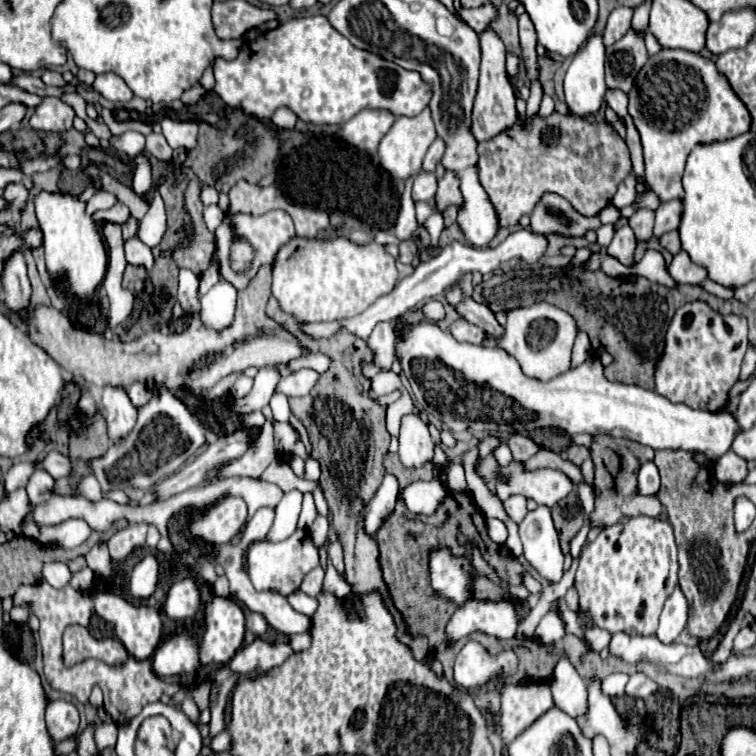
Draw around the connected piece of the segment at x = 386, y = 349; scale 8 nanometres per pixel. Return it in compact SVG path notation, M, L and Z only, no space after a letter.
M378 323L368 339L368 347L374 353L374 365L382 371L390 371L394 363L394 331L390 323Z

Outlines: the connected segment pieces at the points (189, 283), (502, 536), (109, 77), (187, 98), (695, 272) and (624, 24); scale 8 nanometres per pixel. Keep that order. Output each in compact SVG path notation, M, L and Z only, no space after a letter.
M180 269L178 303L186 315L194 315L194 311L200 313L200 277L188 269Z
M488 519L488 521L486 521L486 527L488 527L488 535L490 535L492 541L496 541L496 543L504 543L504 541L506 541L508 533L506 533L506 527L504 527L502 521L498 521L498 519Z
M104 73L98 75L94 85L94 89L98 89L98 93L102 97L106 97L108 101L130 101L134 97L132 89L126 85L124 79L120 79L116 73Z
M194 85L194 87L190 87L188 91L184 91L184 95L182 95L180 99L182 99L182 103L192 105L192 103L196 103L204 93L206 93L206 91L204 91L204 87L202 87L202 85Z
M684 251L674 255L672 265L670 265L670 275L676 283L686 283L686 285L700 285L702 281L708 279L708 271L702 265L696 265L688 259Z
M616 7L610 13L606 29L604 29L604 43L606 45L612 45L626 35L626 31L630 29L630 23L632 23L632 15L634 15L634 9L630 9L630 7Z

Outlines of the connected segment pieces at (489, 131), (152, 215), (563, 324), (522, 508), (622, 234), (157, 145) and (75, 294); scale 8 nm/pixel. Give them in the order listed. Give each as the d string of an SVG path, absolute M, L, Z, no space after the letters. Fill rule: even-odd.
M486 27L480 33L480 47L482 47L480 83L474 99L474 109L472 109L472 135L476 141L484 141L490 139L492 135L498 135L500 131L504 131L504 127L512 127L512 123L516 123L518 119L518 111L514 107L514 91L508 83L508 75L504 67L504 55L506 55L504 43L496 35L496 31Z
M165 177L159 178L155 188L154 201L152 201L148 213L140 221L138 239L142 243L146 243L148 247L154 247L156 243L160 243L160 239L162 239L164 231L166 231L166 209L160 195L158 195L158 187L165 180Z
M534 303L530 307L518 307L508 311L506 331L498 345L520 363L524 375L540 381L548 381L570 369L570 353L576 333L578 329L572 315L550 303ZM526 333L530 337L530 349L528 349Z
M514 495L512 499L506 499L504 501L504 509L516 523L520 523L524 519L524 515L528 513L526 511L526 499L522 495Z
M624 223L622 227L616 229L614 239L612 239L612 243L610 243L610 247L606 251L608 251L610 257L618 259L622 265L630 265L634 249L636 249L636 237L634 237L630 225Z
M150 133L146 137L146 151L150 155L154 155L156 159L162 159L162 161L168 161L172 159L172 147L168 145L168 141L164 139L164 135L160 133Z
M40 193L34 201L40 231L46 247L46 267L50 277L60 289L66 289L72 299L88 299L104 281L108 255L100 239L98 225L84 213L84 203L72 195L62 193Z

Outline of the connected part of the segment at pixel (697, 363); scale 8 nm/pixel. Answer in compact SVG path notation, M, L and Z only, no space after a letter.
M692 301L676 309L670 319L670 327L664 335L664 351L656 361L656 391L672 403L684 403L696 409L708 409L714 401L712 411L724 411L730 399L730 389L740 377L740 365L748 349L748 323L740 315L720 315L712 311L704 301Z

